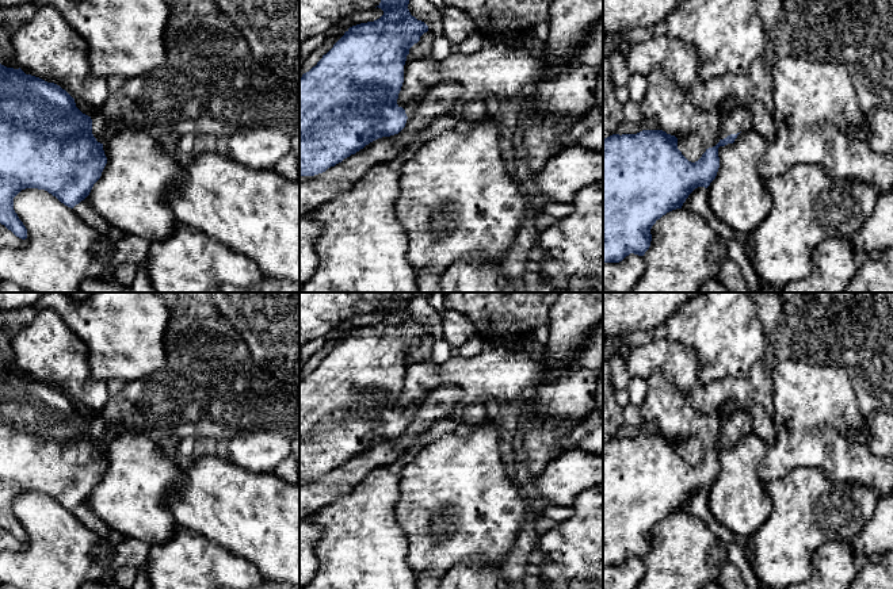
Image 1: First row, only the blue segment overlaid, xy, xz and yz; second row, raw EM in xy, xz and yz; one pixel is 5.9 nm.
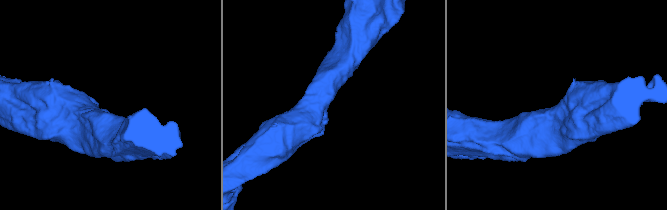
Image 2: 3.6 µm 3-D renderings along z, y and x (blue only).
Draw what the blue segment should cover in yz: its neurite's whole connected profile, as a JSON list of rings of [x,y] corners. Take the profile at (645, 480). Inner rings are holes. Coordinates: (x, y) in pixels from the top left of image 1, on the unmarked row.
[[[741,408],[725,413],[720,445],[691,466],[678,452],[678,441],[663,433],[612,437],[603,441],[603,566],[619,566],[630,557],[644,559],[650,550],[650,532],[667,516],[682,512],[698,490],[707,492],[720,471],[718,451],[733,447],[740,436],[753,432],[752,416]]]

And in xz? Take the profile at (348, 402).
[[[386,294],[377,309],[383,318],[367,326],[350,330],[333,351],[309,375],[299,380],[299,481],[314,479],[355,458],[370,445],[398,437],[416,414],[416,406],[404,412],[397,408],[404,386],[404,368],[409,352],[428,334],[428,329],[411,318],[411,299]]]

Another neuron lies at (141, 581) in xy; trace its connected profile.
[[[146,561],[137,567],[137,578],[131,589],[152,589],[148,581]]]

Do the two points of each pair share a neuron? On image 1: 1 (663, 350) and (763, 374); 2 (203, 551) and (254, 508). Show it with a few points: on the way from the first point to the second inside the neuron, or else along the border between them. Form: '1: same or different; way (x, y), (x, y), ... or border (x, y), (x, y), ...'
1: same; way (687, 375), (703, 391), (737, 391)
2: different; border (186, 527), (205, 535), (241, 558)

